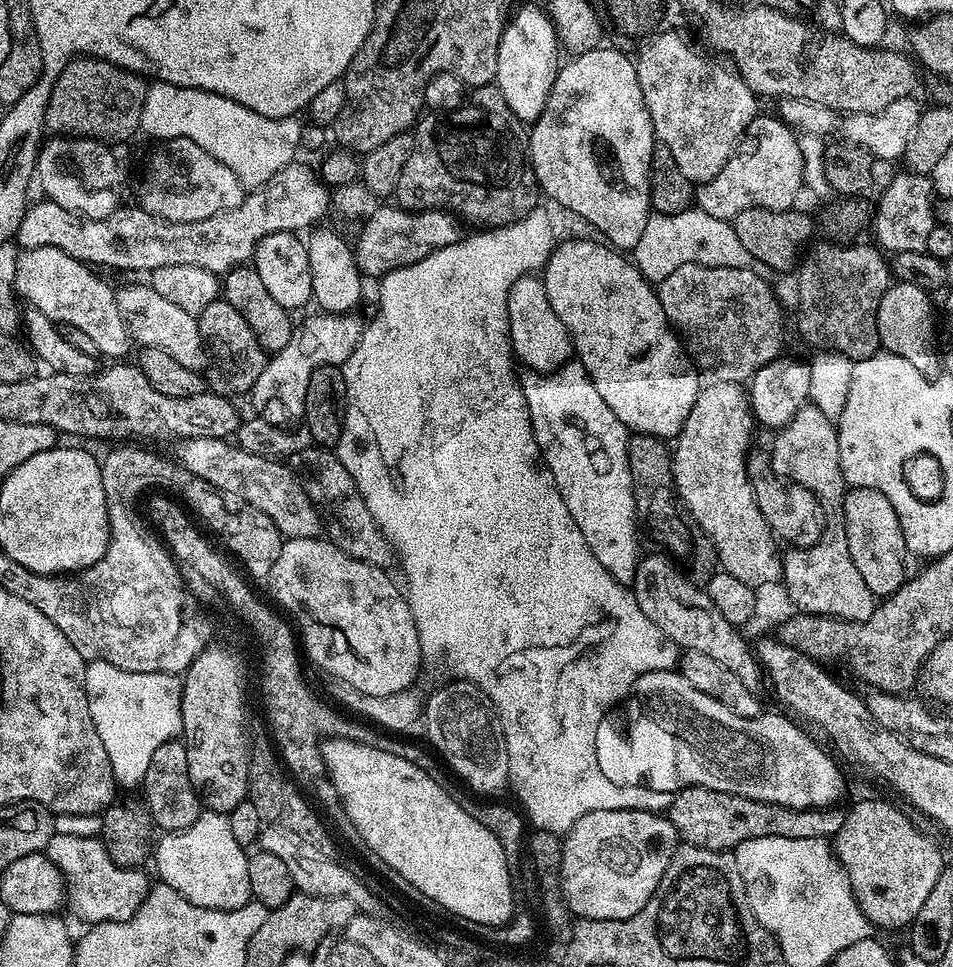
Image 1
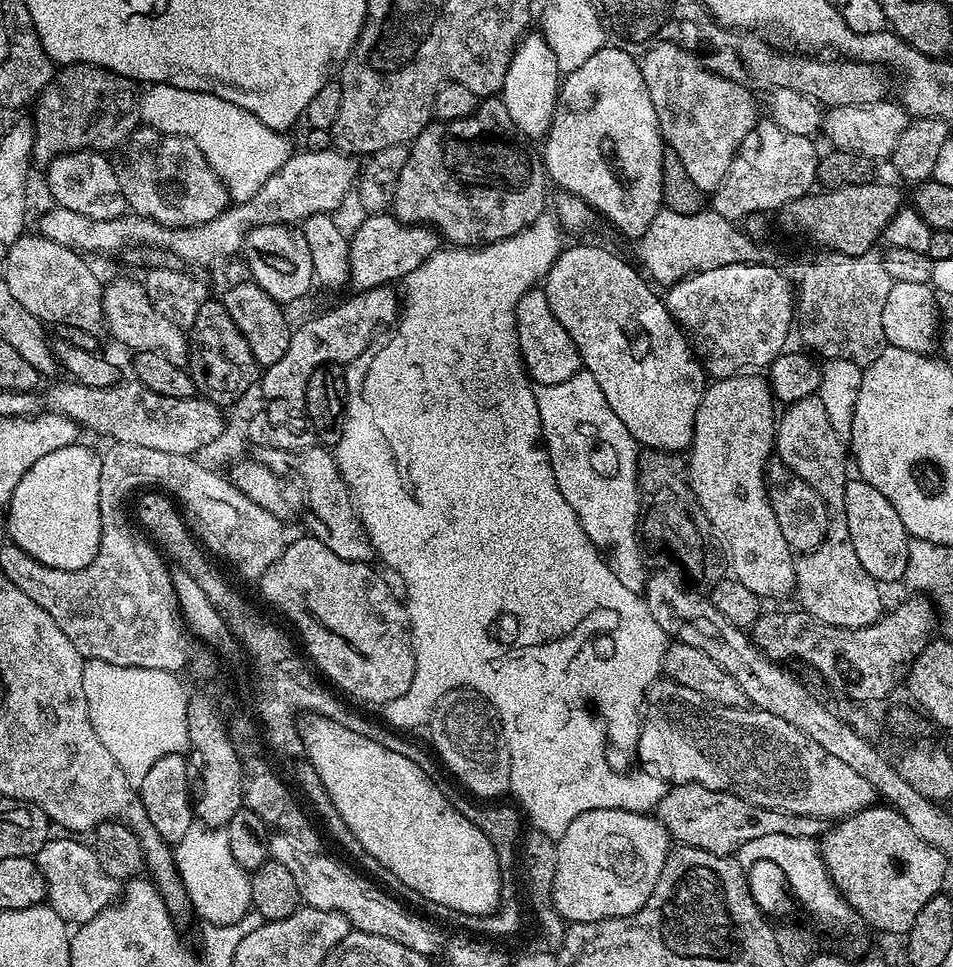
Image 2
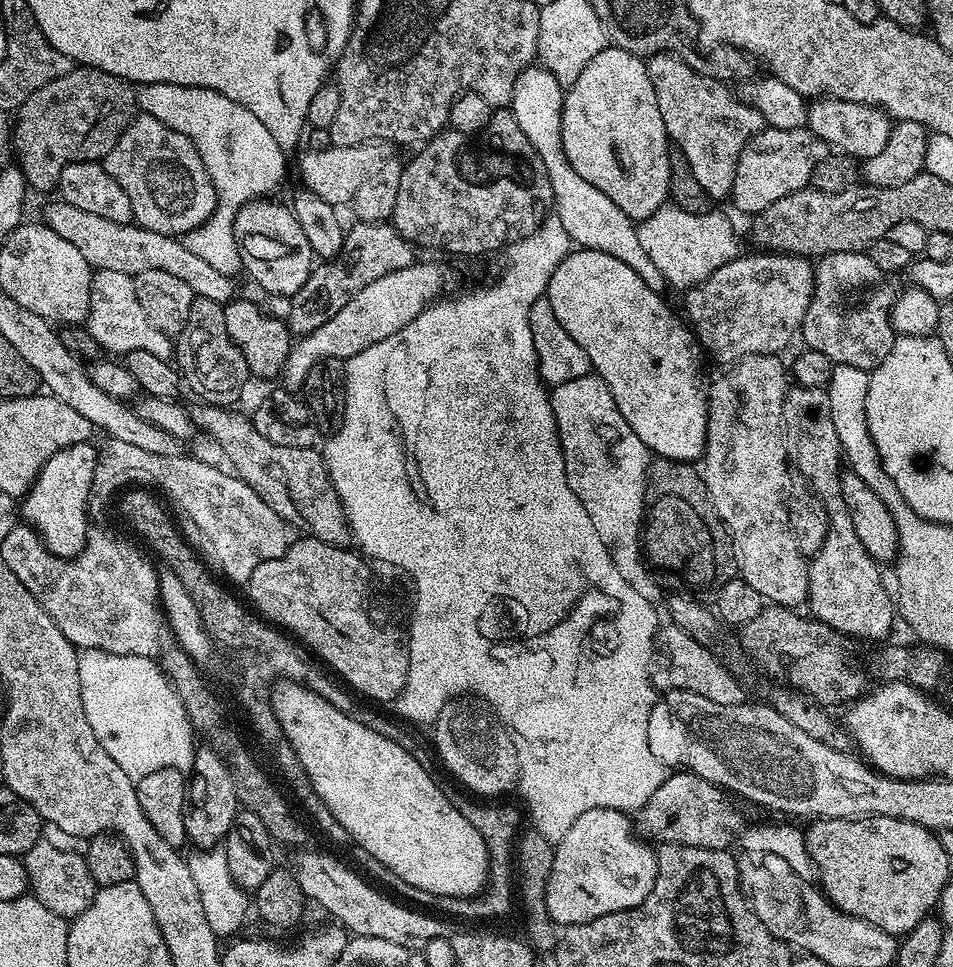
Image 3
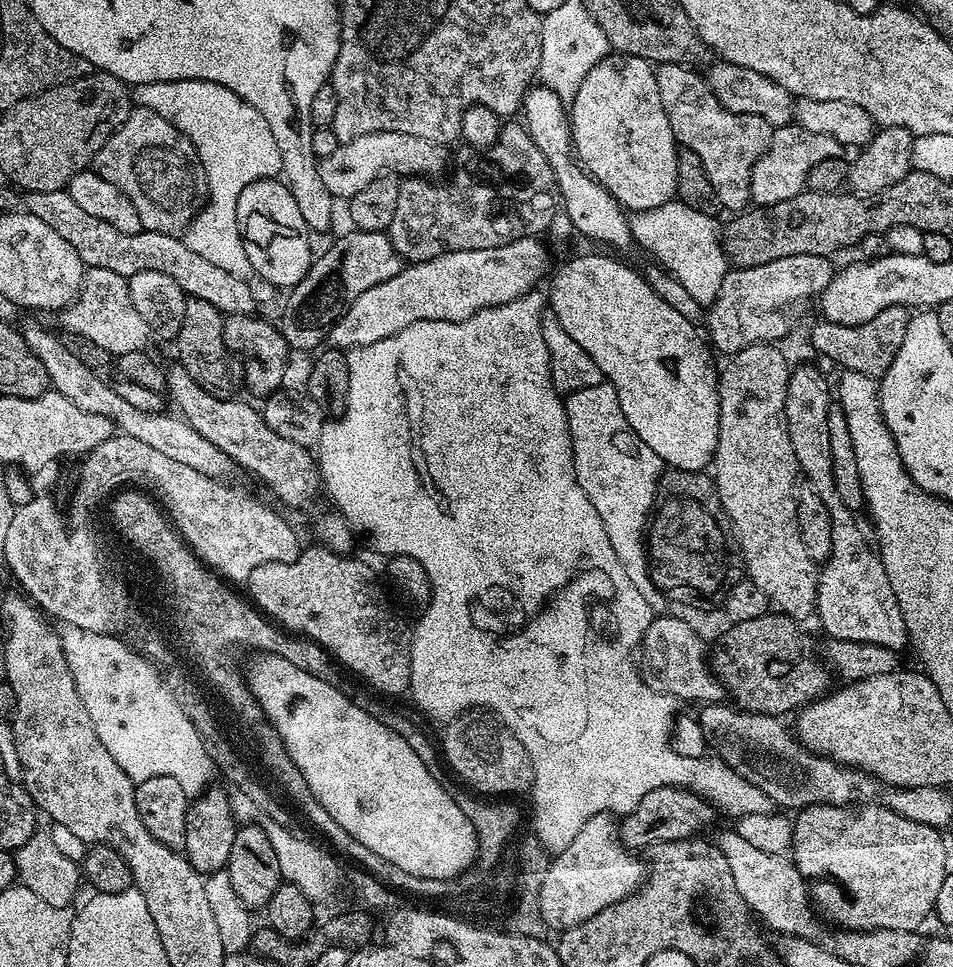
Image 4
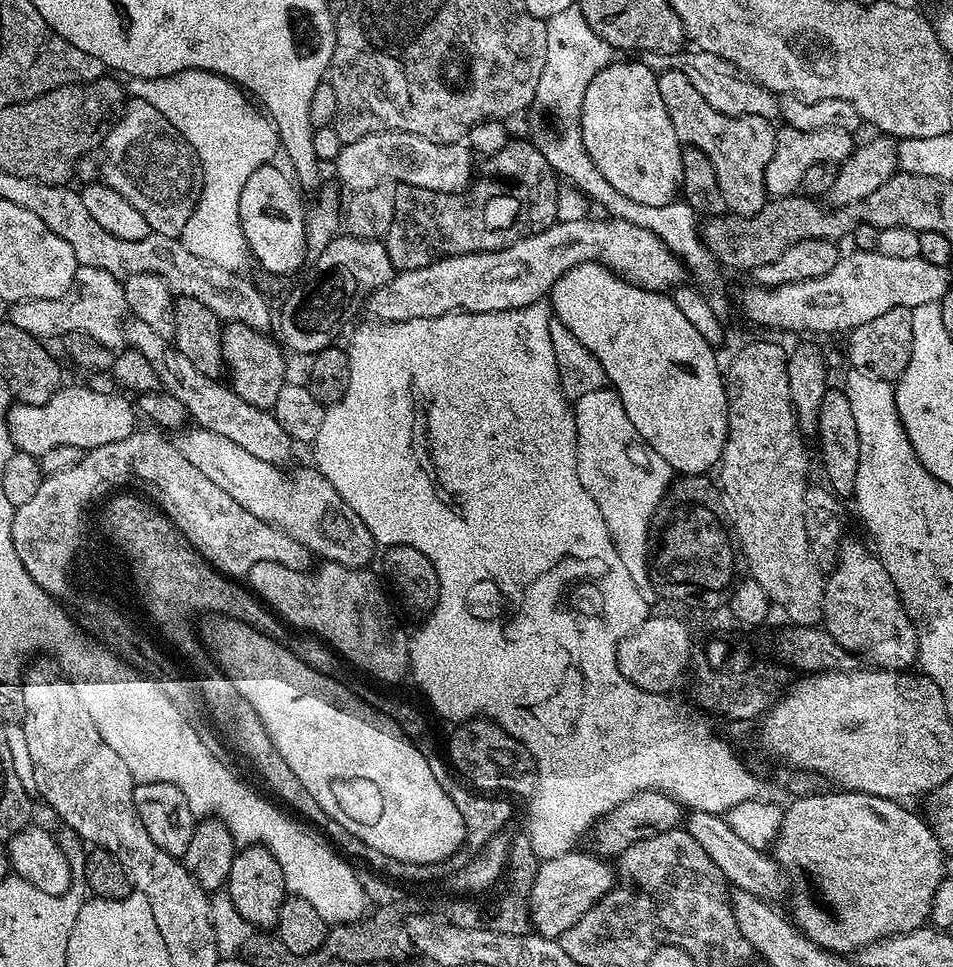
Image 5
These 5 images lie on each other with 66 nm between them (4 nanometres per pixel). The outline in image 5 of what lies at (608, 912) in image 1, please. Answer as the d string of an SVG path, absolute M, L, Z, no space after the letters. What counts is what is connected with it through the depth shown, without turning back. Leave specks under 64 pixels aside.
M573 850L558 858L540 861L540 869L534 878L534 886L530 890L528 899L528 915L532 918L533 929L541 936L558 938L562 934L566 934L566 930L570 930L570 926L574 926L574 922L578 922L578 918L582 918L582 914L586 914L586 910L590 910L590 906L598 903L613 886L613 865L607 859L597 856L595 851L580 851Z

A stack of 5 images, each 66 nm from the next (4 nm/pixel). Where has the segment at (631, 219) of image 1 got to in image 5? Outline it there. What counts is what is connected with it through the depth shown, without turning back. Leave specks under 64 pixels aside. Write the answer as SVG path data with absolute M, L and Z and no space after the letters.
M617 59L615 62L607 64L598 74L594 74L594 82L590 82L590 87L586 90L586 98L582 98L582 118L580 119L582 142L586 146L586 154L590 154L594 166L598 166L602 178L606 178L606 182L610 182L610 186L614 186L614 190L618 190L618 194L626 194L626 198L630 198L642 206L666 206L673 203L681 195L682 145L678 134L674 130L674 122L670 122L670 114L666 114L666 102L662 102L662 94L658 91L657 73L645 66L643 59L624 59L628 60Z

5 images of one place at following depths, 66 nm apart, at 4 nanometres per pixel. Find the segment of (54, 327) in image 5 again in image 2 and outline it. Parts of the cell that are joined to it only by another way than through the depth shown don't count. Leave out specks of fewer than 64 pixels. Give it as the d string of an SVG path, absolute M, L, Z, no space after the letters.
M112 280L103 285L104 319L106 332L133 353L154 350L154 354L162 354L174 362L174 366L185 367L188 362L188 337L182 329L150 302L143 283L136 280Z

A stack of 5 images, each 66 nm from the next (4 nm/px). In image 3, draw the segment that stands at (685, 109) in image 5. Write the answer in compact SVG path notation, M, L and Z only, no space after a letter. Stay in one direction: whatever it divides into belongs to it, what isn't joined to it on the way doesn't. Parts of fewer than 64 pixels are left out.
M668 52L647 57L646 63L669 141L686 154L694 178L708 197L713 202L727 201L732 195L738 158L744 147L766 127L762 114L741 100L733 89L731 92L725 81L698 74L698 70Z

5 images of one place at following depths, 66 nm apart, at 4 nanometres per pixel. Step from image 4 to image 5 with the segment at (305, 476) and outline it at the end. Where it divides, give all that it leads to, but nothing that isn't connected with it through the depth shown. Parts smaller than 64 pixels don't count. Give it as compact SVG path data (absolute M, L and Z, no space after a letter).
M132 316L124 321L124 338L127 347L138 350L154 366L154 371L158 373L158 382L161 389L168 392L182 406L186 406L189 417L199 427L210 430L214 434L222 434L222 438L230 438L237 446L242 446L249 454L254 454L254 458L262 458L262 462L270 462L281 466L287 465L287 460L292 456L294 442L278 426L275 415L267 408L250 406L250 402L242 402L238 394L227 383L210 378L176 349L172 340L162 338L162 334L157 334L142 318Z

